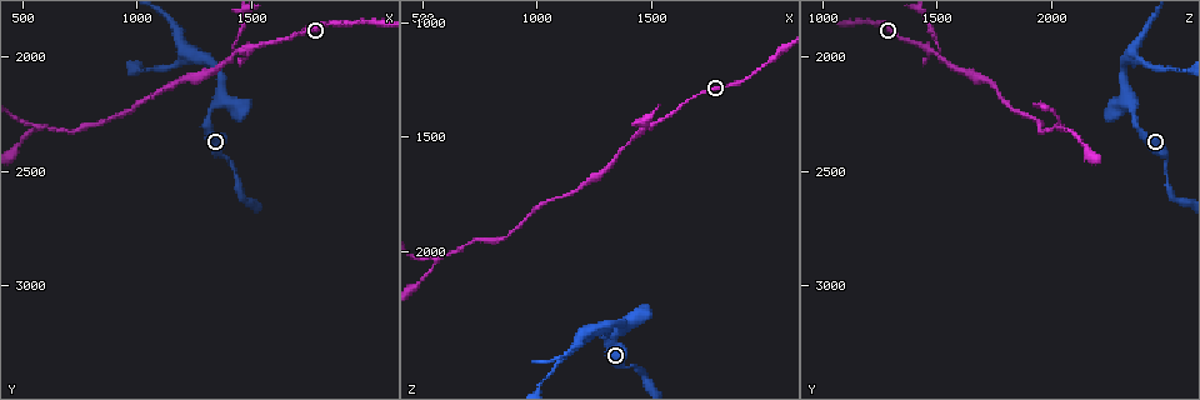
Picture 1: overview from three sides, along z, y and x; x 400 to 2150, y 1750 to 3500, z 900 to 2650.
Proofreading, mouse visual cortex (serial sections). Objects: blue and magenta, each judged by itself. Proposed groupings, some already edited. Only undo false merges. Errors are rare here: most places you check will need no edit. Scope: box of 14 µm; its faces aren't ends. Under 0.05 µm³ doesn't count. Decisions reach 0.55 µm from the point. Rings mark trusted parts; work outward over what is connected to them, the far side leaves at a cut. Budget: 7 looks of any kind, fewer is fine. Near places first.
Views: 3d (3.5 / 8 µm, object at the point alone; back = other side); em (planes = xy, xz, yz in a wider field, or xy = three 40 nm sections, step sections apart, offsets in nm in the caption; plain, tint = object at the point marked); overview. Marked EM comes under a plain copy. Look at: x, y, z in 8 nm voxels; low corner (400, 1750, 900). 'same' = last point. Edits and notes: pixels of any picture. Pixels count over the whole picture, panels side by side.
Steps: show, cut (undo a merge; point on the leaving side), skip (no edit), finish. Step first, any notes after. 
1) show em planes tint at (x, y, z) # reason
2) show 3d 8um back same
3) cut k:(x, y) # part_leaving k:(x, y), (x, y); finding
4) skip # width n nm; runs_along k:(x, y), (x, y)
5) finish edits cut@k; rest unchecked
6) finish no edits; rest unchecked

show 3d 8um at (1440, 2000, 1480) # side arm on a straight run

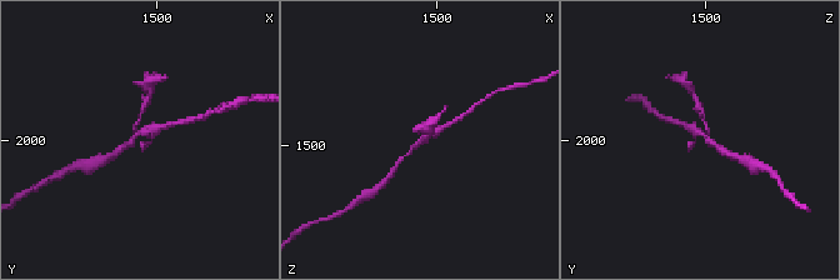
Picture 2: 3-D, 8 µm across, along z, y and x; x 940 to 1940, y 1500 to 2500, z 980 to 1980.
show 3d 3.5um at (1430, 1980, 1480)

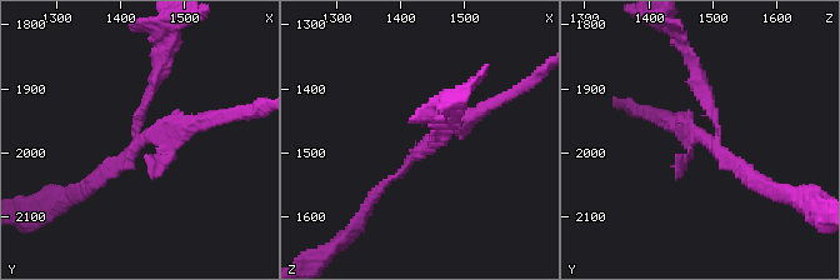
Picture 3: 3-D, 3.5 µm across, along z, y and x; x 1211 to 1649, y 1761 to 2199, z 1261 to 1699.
show em xy step 1 tint at (1430, 1985, 1495) # arms 3; arm_widths 150, 150, 200 nm

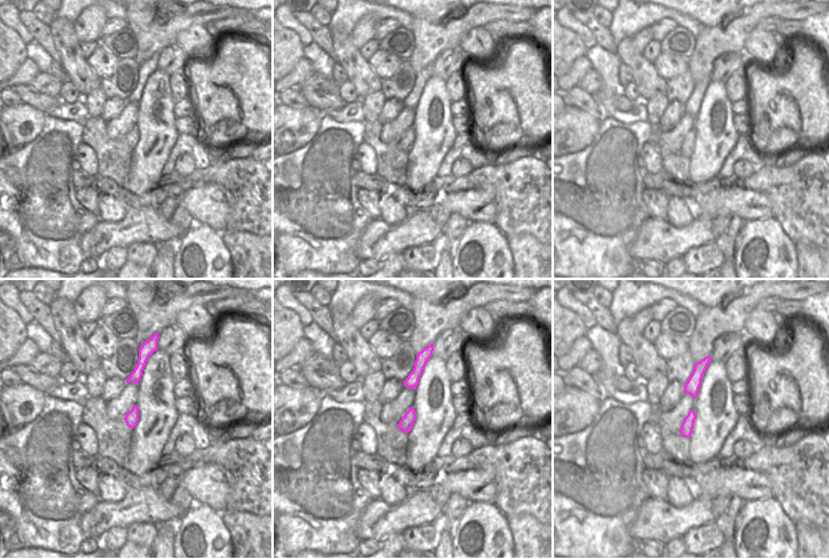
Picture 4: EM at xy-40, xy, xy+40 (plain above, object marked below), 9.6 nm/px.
cut 3:(703, 94) # part_leaving 3:(718, 133), (701, 75), (675, 33); a second cell is stuck on

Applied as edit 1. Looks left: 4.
show overview # redraw

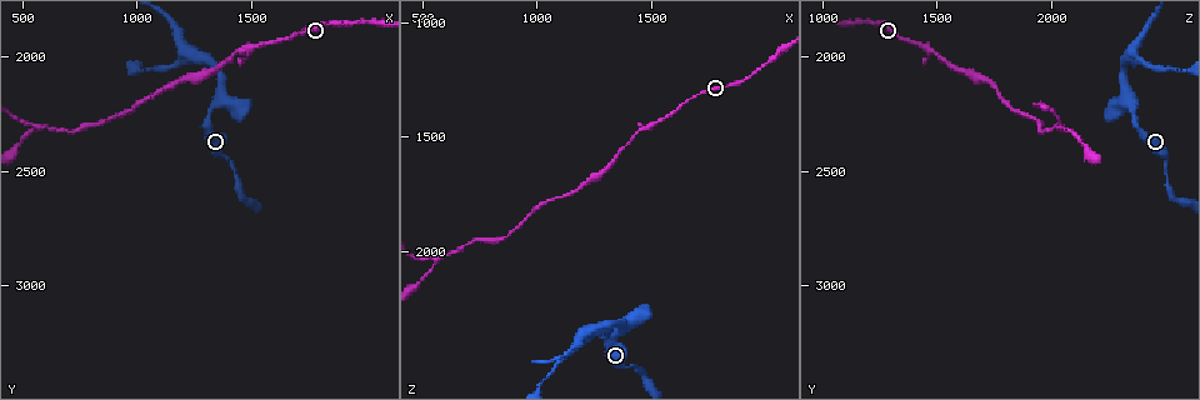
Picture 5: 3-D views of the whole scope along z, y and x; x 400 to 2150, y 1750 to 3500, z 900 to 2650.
show 3d 3.5um at (1250, 2000, 2360) # thin neck

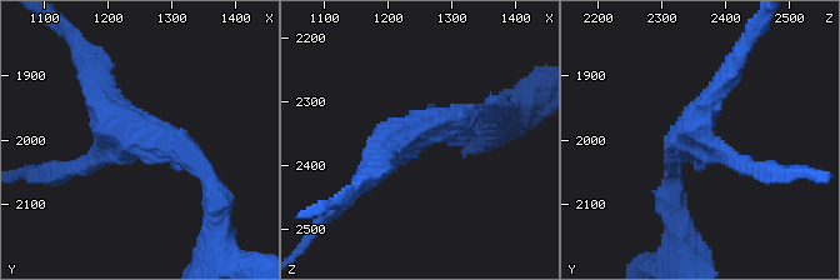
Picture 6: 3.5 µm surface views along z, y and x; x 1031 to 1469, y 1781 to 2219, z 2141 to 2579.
skip # runs_along 6:(208, 174), (135, 143), (93, 81); all the same cell

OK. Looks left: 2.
show 3d 3.5um at (570, 2320, 2040) # arms part here

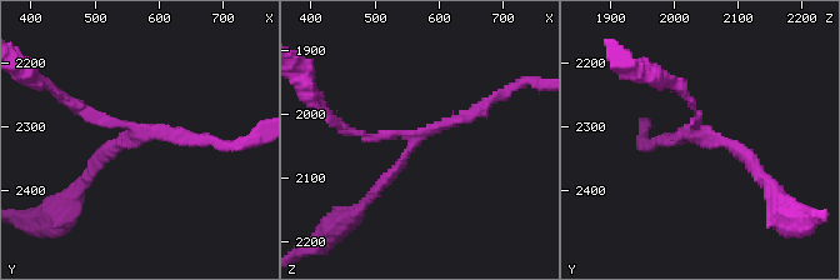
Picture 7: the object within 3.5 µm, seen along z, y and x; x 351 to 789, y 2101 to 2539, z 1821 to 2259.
show em xy step 1 tint at (570, 2310, 2035) # arms 3; arm_widths 150, 150, 150 nm

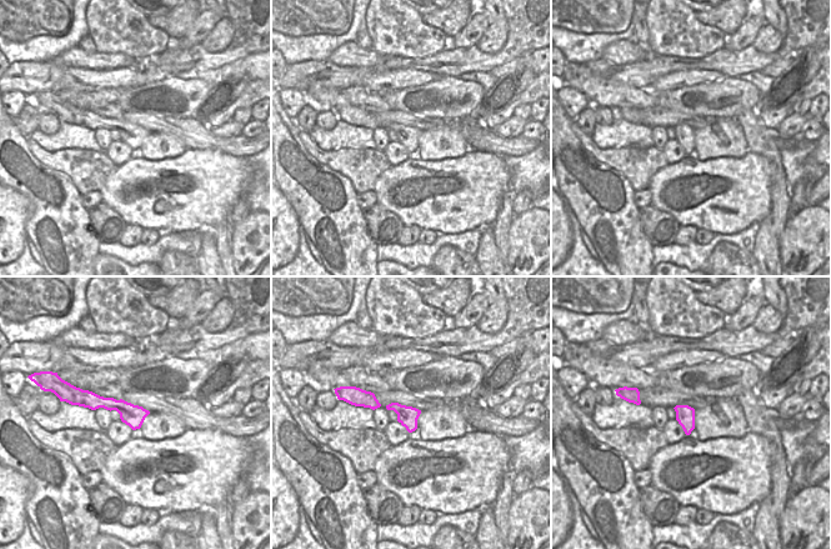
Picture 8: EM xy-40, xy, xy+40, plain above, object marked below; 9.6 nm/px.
skip # runs_along 7:(489, 103), (424, 131), (370, 195); continuous, no second cell

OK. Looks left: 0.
finish edits cut@3; rest unchecked

